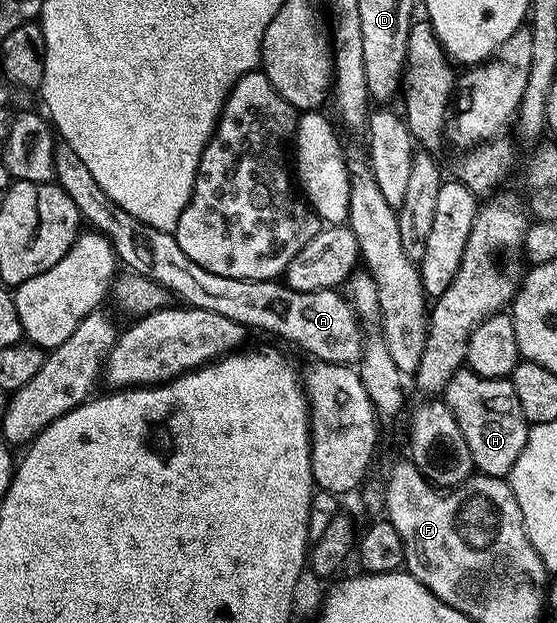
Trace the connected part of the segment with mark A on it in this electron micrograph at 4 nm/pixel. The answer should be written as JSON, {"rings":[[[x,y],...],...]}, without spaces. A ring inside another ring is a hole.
{"rings":[[[58,142],[54,145],[54,175],[59,188],[64,190],[64,194],[68,194],[68,198],[72,198],[72,202],[76,202],[76,210],[82,215],[83,221],[93,231],[101,232],[103,236],[110,239],[110,245],[114,248],[114,255],[118,257],[123,265],[127,264],[129,271],[136,276],[143,276],[152,282],[156,282],[161,288],[166,289],[171,297],[179,296],[183,305],[191,308],[199,308],[200,310],[212,310],[215,314],[224,314],[224,318],[232,318],[232,322],[240,322],[248,330],[259,328],[262,332],[271,332],[274,336],[279,336],[282,340],[287,340],[290,344],[299,344],[304,351],[314,360],[323,360],[329,364],[349,364],[353,365],[362,358],[362,346],[364,343],[364,328],[360,323],[358,315],[354,313],[354,307],[351,306],[349,300],[338,288],[325,288],[324,290],[312,290],[311,292],[301,292],[300,290],[292,290],[284,282],[273,280],[245,280],[244,278],[224,278],[224,274],[212,274],[212,270],[204,270],[204,266],[196,266],[196,262],[192,262],[192,258],[188,258],[188,254],[184,254],[184,250],[180,250],[180,242],[175,238],[173,232],[165,232],[164,230],[156,230],[156,226],[148,226],[148,222],[140,222],[140,218],[132,218],[132,214],[128,214],[128,210],[124,210],[120,206],[116,206],[116,202],[112,202],[112,198],[108,198],[108,194],[104,194],[104,189],[100,187],[100,182],[96,182],[96,178],[92,178],[88,166],[84,166],[84,161],[80,159],[80,154],[76,154],[76,150],[72,150],[72,146],[68,146],[65,142]]]}

